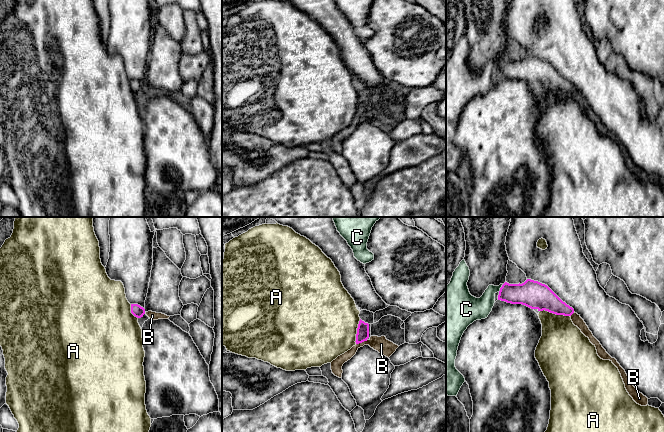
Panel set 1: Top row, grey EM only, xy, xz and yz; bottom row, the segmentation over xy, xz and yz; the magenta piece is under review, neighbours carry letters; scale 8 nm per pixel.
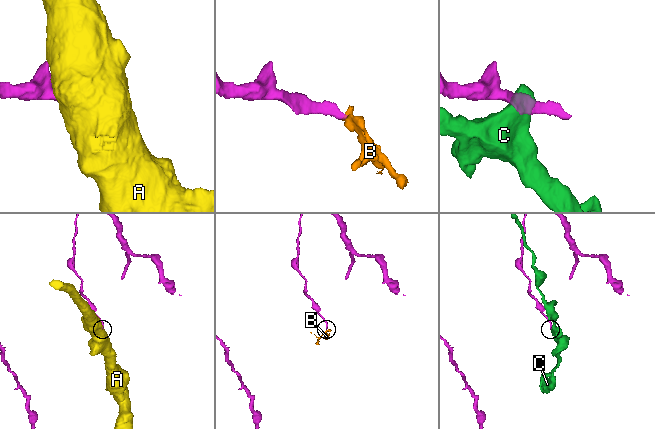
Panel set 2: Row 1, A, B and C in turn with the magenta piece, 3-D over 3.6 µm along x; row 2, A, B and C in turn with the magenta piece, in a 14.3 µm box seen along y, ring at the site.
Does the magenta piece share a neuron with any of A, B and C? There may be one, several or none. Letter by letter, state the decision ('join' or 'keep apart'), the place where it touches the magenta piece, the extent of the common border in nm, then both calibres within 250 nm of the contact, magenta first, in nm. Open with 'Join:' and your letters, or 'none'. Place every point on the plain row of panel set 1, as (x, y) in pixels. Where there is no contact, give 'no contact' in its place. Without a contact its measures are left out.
Join: B
A: keep apart | yz (555, 89) | 240 nm | 220/360 nm
B: join | xz (361, 118) | 100 nm | 100/120 nm
C: keep apart | yz (500, 64) | 80 nm | 200/180 nm

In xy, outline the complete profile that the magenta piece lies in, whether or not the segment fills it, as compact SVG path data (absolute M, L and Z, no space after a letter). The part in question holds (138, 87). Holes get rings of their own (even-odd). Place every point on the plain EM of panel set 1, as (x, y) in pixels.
M131 80L131 89L137 94L141 94L145 90L145 85L138 80Z

